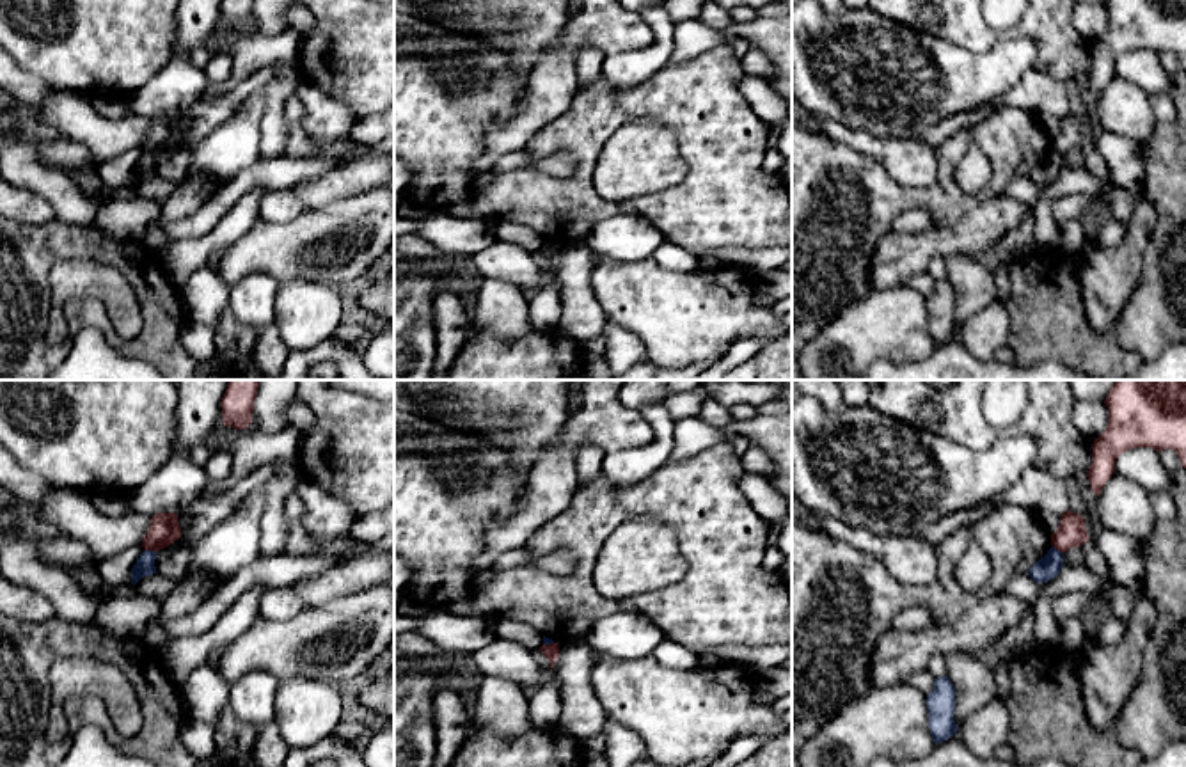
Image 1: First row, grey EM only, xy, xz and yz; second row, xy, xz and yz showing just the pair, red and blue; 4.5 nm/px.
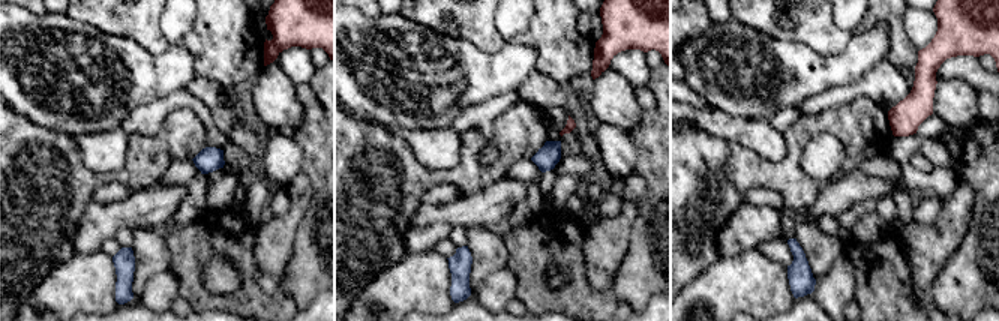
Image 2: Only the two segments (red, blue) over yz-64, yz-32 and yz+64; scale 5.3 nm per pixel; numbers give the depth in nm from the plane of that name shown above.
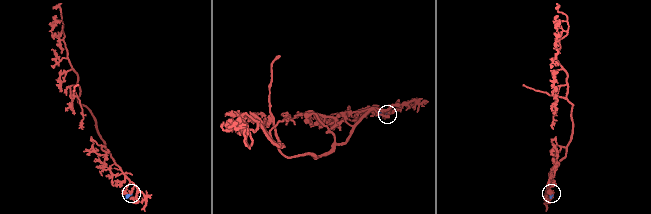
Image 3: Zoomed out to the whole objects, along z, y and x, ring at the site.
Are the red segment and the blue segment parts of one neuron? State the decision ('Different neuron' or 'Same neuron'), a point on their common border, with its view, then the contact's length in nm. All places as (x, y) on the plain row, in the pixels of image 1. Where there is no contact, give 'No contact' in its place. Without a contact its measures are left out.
Different neuron. Touches red at xy (150, 151). Shared border 60 nm

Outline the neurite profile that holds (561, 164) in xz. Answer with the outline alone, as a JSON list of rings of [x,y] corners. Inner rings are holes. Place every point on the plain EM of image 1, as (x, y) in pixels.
[[[515,151],[515,153],[504,153],[497,156],[492,163],[490,172],[499,174],[499,172],[513,170],[526,163],[536,165],[545,174],[554,176],[554,178],[568,178],[575,170],[575,160],[568,153],[556,153],[542,160],[529,162],[524,151]]]

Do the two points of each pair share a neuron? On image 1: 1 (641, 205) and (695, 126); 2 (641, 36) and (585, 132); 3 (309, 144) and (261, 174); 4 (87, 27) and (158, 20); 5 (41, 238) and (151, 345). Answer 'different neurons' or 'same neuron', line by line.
1: same neuron
2: different neurons
3: different neurons
4: same neuron
5: same neuron

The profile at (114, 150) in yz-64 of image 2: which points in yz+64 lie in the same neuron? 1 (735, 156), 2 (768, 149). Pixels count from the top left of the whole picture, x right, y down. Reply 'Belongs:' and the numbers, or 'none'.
Belongs: 2

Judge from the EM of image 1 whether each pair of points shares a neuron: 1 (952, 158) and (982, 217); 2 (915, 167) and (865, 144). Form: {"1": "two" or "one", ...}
{"1": "two", "2": "one"}

